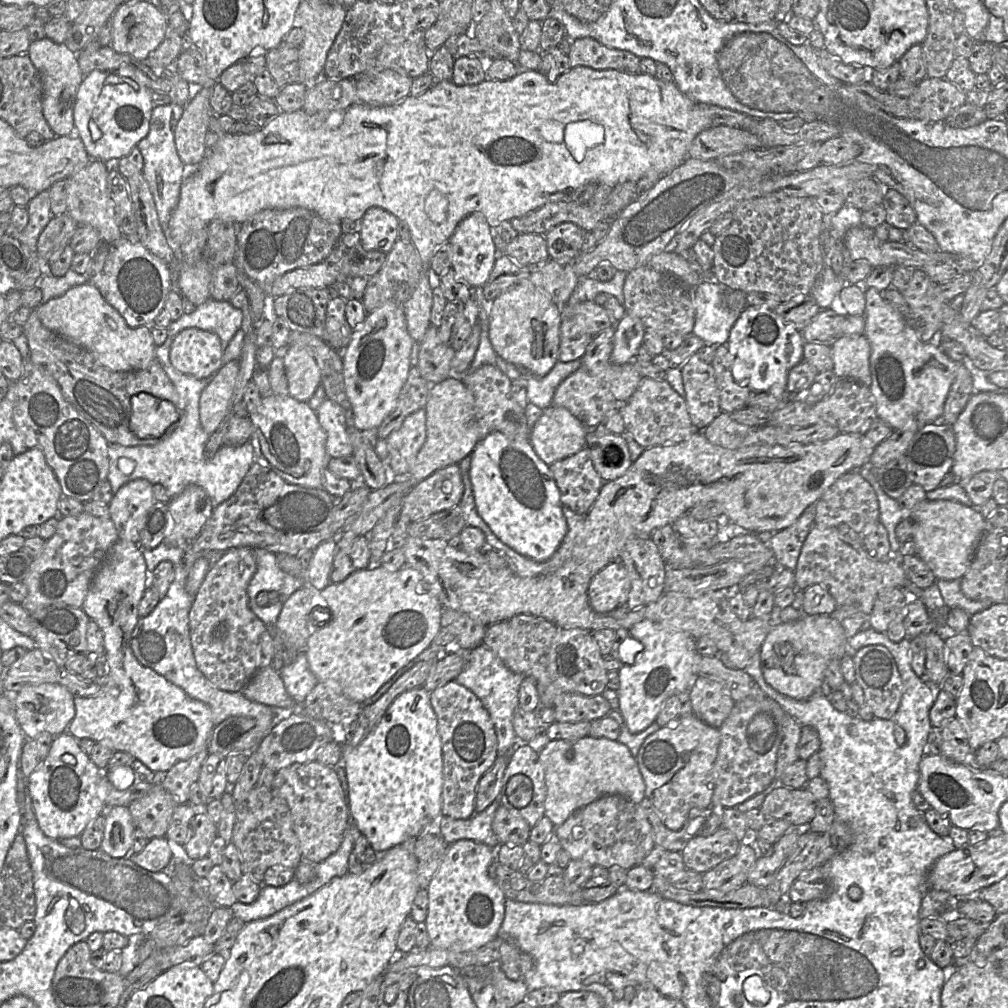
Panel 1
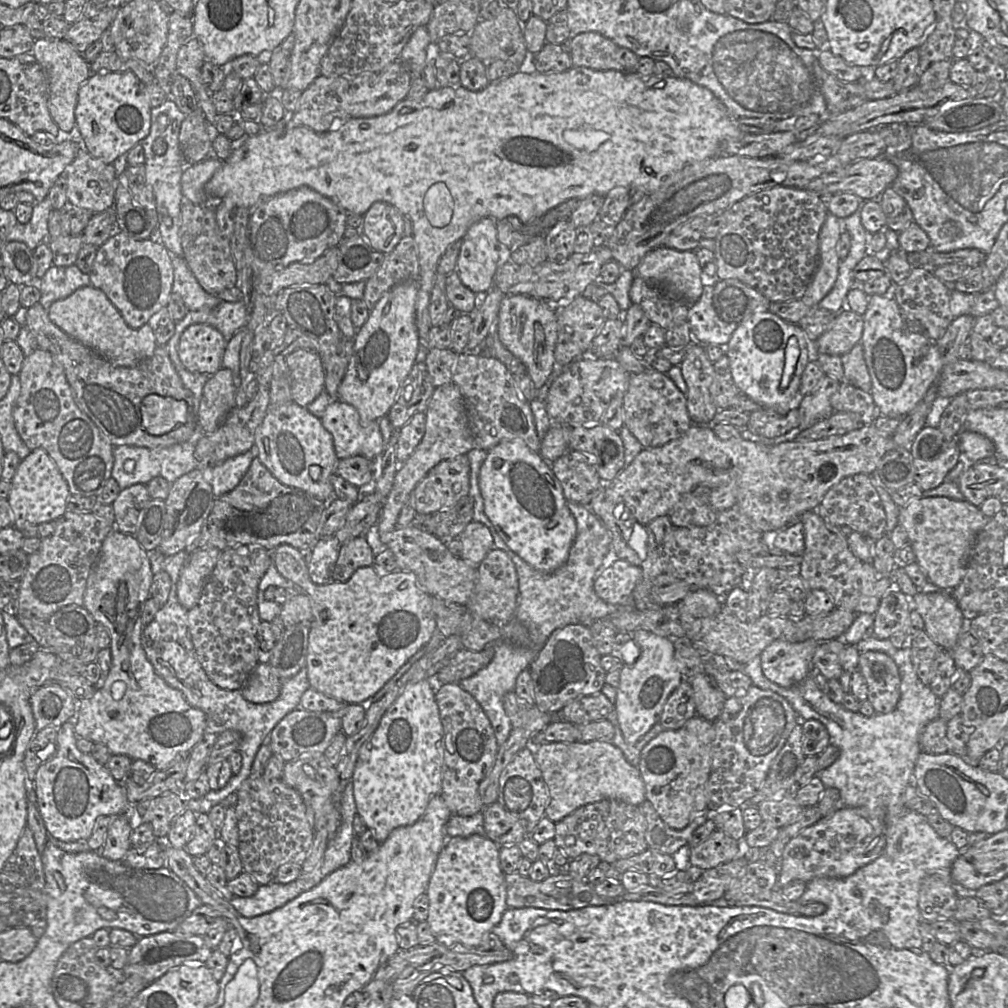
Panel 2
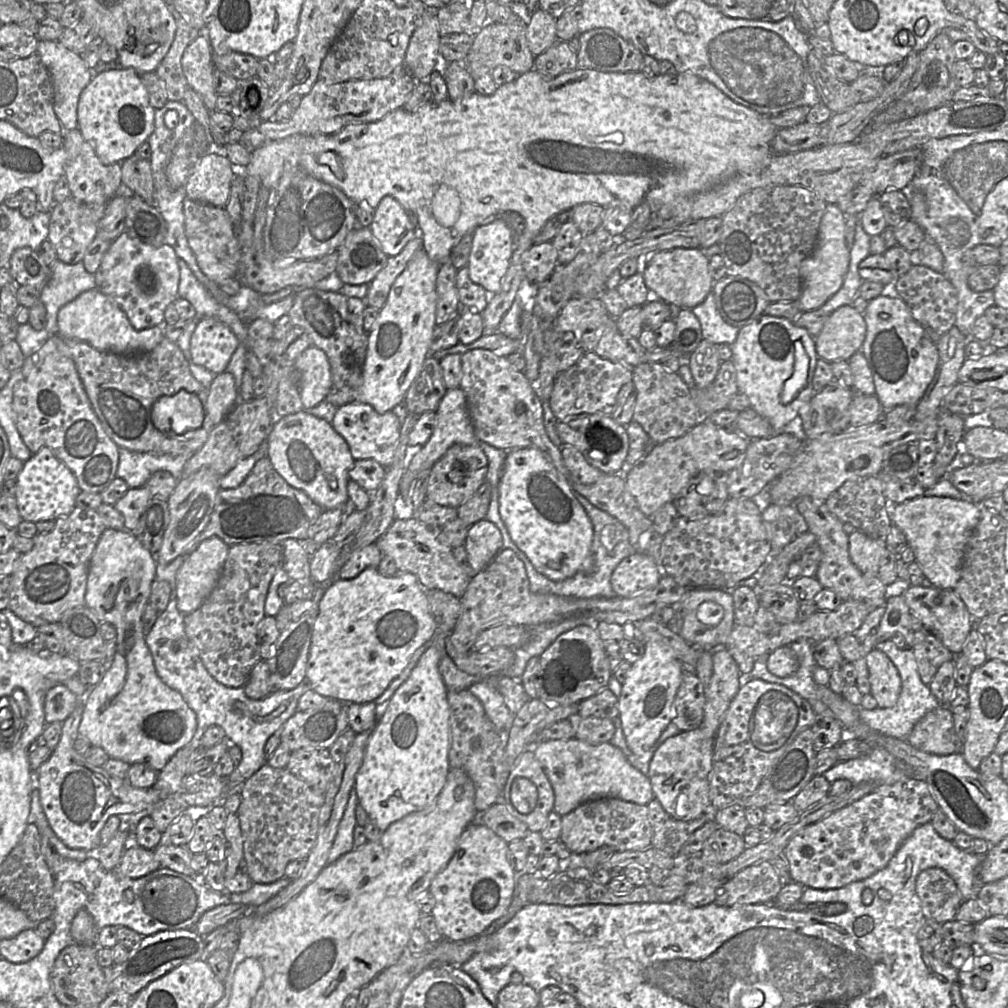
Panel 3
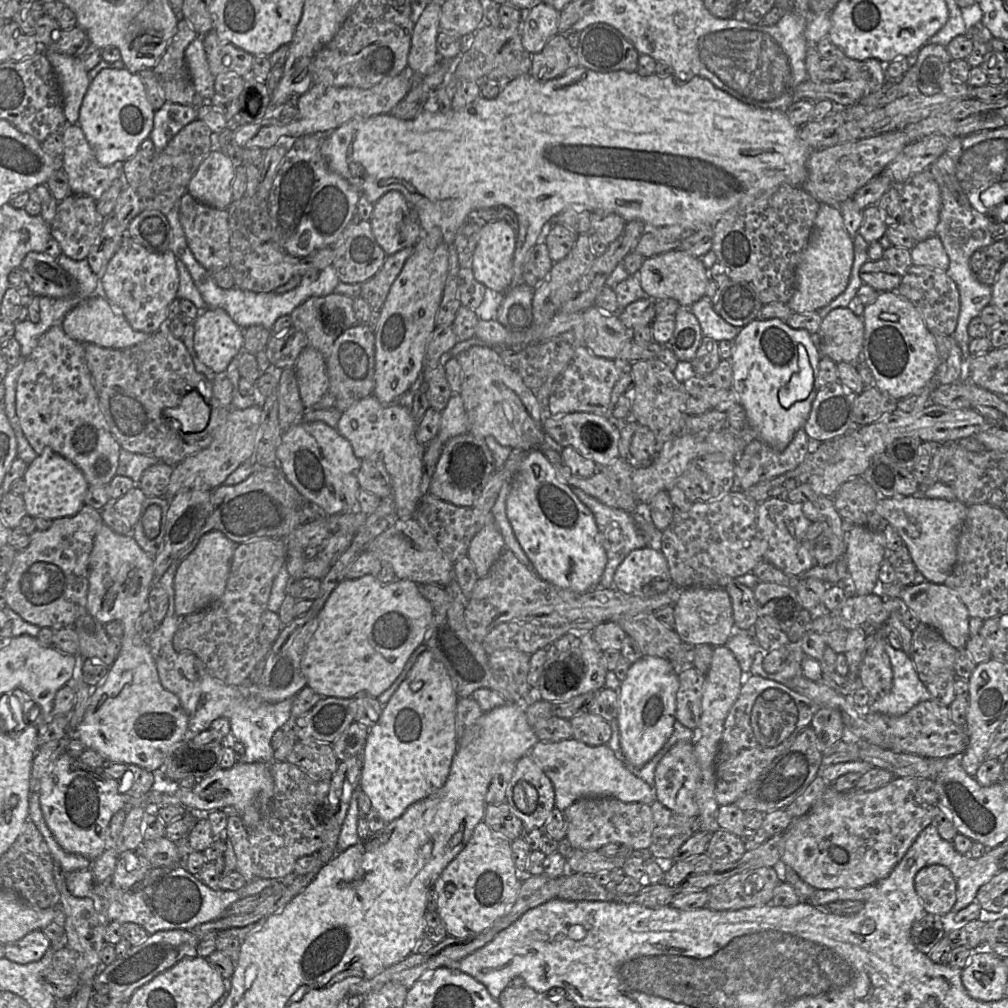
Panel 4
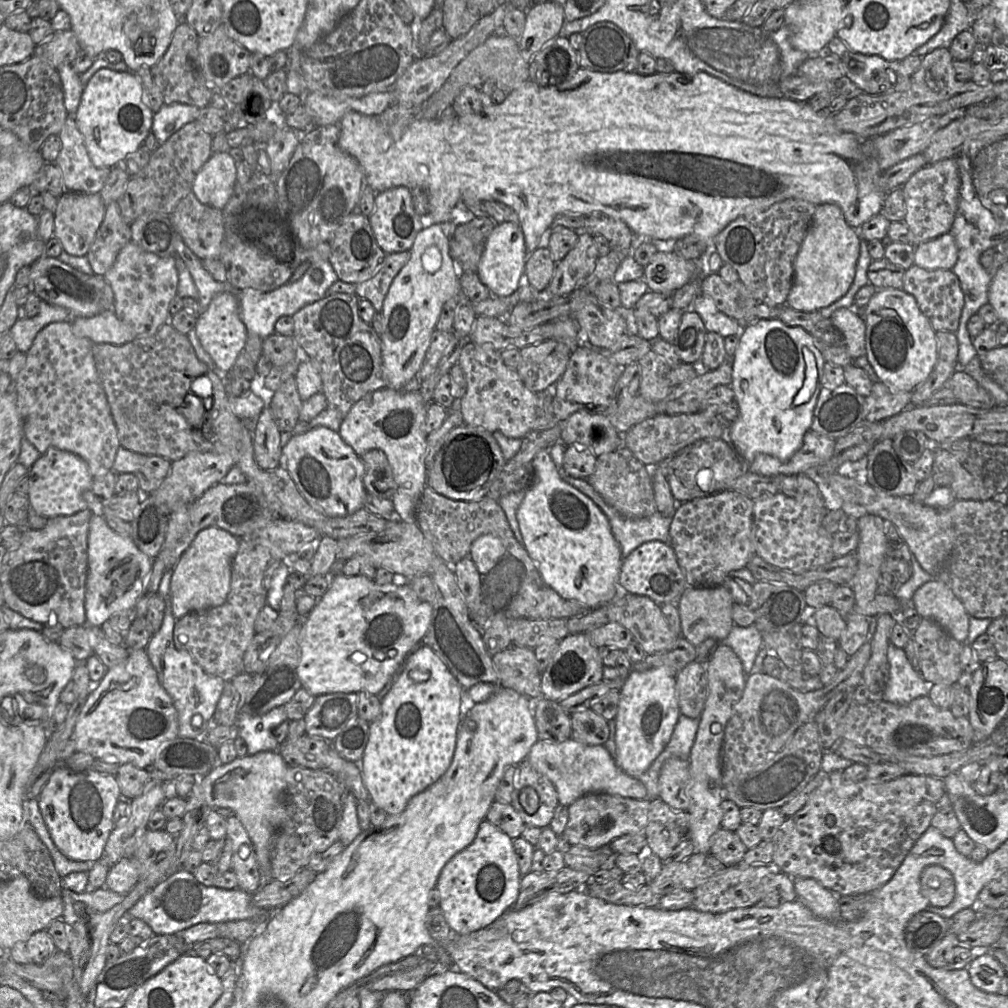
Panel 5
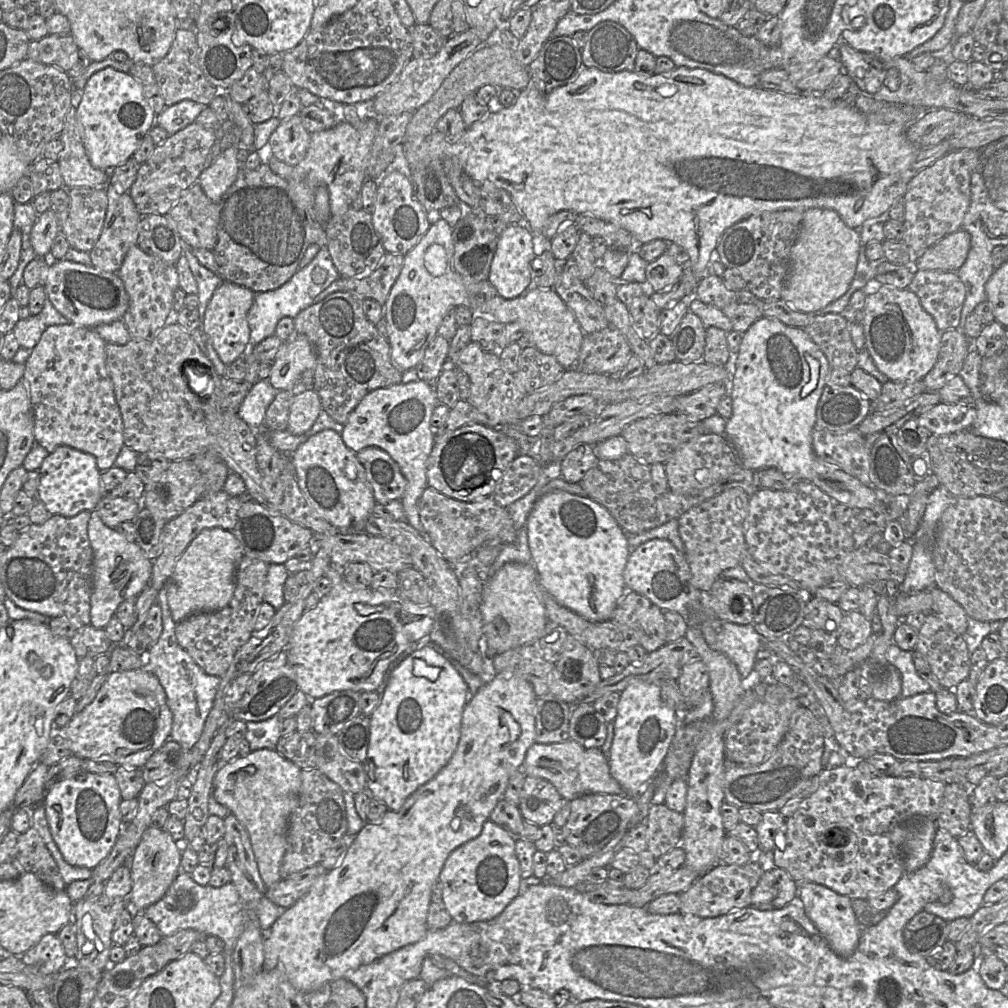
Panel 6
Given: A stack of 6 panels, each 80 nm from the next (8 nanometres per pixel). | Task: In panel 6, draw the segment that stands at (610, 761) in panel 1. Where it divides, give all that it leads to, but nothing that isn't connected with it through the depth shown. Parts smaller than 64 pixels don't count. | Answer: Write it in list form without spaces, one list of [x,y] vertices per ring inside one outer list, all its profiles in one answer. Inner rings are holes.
[[[572,739],[552,744],[534,743],[519,770],[526,776],[548,780],[567,801],[588,793],[630,795],[612,777],[608,759],[600,748],[586,749]]]

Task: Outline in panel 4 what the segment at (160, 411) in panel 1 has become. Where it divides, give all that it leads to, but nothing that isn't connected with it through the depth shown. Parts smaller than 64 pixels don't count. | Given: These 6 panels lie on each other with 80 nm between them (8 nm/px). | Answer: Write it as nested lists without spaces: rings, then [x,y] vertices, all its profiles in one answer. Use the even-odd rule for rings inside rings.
[[[197,390],[187,392],[178,406],[163,410],[166,418],[180,422],[184,433],[201,432],[210,418],[210,406]]]

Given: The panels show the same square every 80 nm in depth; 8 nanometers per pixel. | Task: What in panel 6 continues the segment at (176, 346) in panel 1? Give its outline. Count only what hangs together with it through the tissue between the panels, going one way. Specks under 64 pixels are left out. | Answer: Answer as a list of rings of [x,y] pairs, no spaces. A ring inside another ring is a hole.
[[[223,282],[209,301],[203,322],[203,332],[210,338],[221,361],[228,366],[250,348],[250,328],[247,314],[253,304],[255,292],[231,282]]]

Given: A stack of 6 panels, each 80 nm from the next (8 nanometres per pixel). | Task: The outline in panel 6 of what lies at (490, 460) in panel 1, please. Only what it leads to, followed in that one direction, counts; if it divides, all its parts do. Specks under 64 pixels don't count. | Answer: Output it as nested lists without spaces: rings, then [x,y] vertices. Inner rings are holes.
[[[554,491],[544,494],[537,499],[527,517],[526,529],[528,535],[528,545],[532,556],[532,563],[537,571],[540,586],[546,589],[561,605],[589,621],[603,622],[610,620],[612,612],[627,592],[627,587],[624,582],[624,569],[631,553],[626,532],[620,527],[611,513],[604,506],[594,501],[590,497],[576,495],[565,491]]]

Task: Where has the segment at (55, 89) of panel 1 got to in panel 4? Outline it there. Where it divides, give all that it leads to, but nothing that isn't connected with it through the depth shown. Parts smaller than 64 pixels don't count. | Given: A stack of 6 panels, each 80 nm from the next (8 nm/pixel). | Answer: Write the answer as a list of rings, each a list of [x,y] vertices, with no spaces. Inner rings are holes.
[[[44,51],[51,64],[61,92],[65,118],[69,124],[78,124],[80,106],[89,87],[88,72],[78,57]]]

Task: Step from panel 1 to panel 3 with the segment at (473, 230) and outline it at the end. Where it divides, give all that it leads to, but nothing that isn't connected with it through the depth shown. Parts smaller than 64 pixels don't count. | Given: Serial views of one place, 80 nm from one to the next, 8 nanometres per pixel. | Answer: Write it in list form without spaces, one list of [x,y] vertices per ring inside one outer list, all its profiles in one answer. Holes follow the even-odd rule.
[[[502,218],[482,224],[473,232],[472,247],[466,267],[469,269],[471,281],[482,286],[489,294],[498,293],[501,289],[502,280],[514,251],[515,237],[516,234]]]

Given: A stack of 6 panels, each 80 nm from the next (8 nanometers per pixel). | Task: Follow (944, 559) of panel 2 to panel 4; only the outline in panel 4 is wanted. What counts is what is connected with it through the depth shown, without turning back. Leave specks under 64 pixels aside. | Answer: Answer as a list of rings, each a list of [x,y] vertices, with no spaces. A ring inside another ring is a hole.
[[[922,494],[886,498],[880,496],[877,511],[885,524],[891,525],[907,546],[917,570],[927,582],[944,584],[957,558],[957,542],[968,506],[958,500],[930,499]]]

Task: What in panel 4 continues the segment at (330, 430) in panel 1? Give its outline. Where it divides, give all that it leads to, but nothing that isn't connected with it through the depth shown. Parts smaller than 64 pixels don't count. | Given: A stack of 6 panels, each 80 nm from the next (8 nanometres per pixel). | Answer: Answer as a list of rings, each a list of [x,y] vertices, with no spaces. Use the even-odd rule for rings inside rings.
[[[372,394],[345,410],[336,430],[350,442],[358,459],[381,457],[391,477],[398,517],[402,520],[415,518],[421,499],[420,483],[425,445],[416,439],[416,423],[411,411],[400,405],[383,405]]]

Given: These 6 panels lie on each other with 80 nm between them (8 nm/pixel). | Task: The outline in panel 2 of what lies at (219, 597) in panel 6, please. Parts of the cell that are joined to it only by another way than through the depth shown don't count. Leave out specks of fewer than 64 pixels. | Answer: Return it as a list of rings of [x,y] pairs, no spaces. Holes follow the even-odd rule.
[[[215,547],[190,553],[177,582],[178,601],[187,611],[199,601],[204,585],[220,554],[221,551]]]

